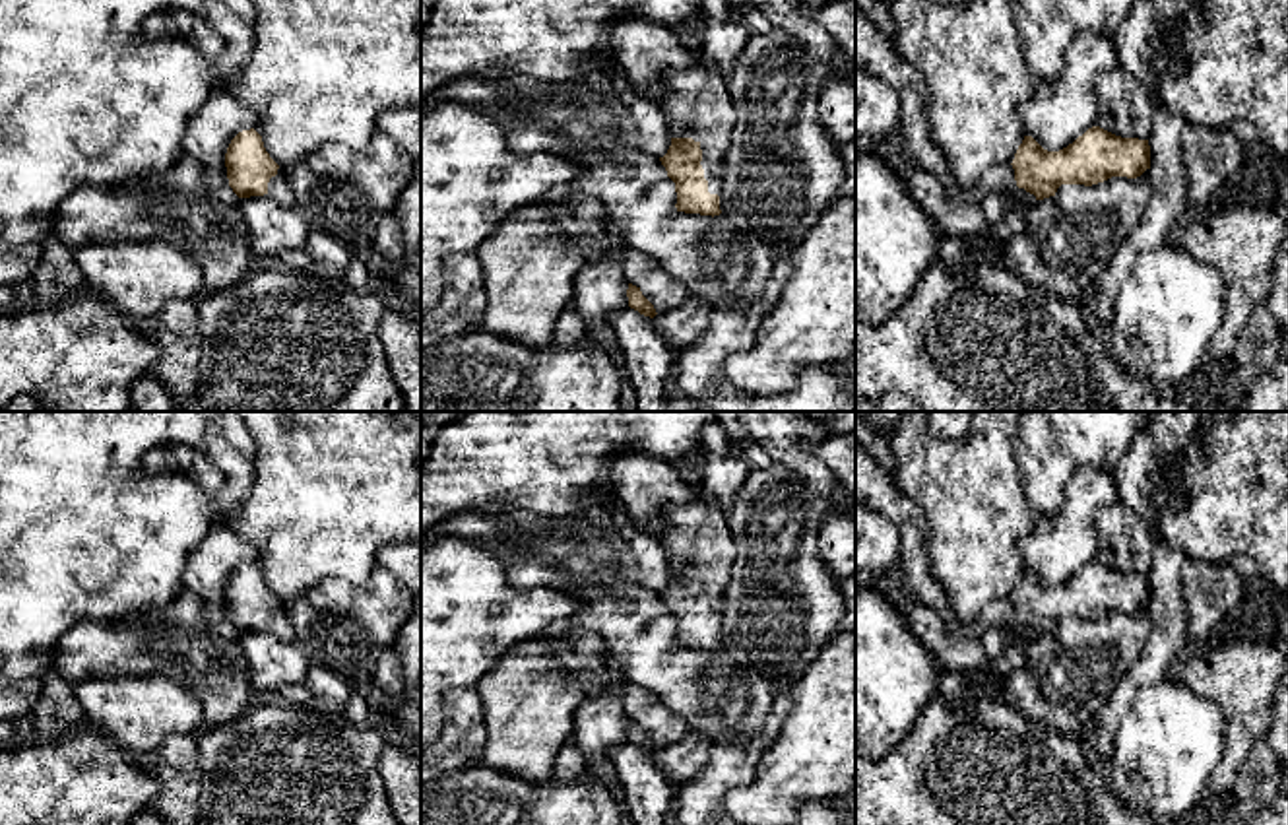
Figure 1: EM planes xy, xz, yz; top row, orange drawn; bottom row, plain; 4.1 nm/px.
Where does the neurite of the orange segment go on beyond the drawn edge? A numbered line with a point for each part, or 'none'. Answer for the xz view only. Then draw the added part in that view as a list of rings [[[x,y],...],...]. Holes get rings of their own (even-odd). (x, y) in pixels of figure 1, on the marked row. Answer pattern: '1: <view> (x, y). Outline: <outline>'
1: xz (699, 103). Outline: [[[692,50],[692,62],[687,68],[667,68],[661,80],[671,93],[661,101],[671,138],[702,138],[702,169],[710,194],[722,194],[722,163],[731,144],[737,124],[737,113],[708,54]]]

